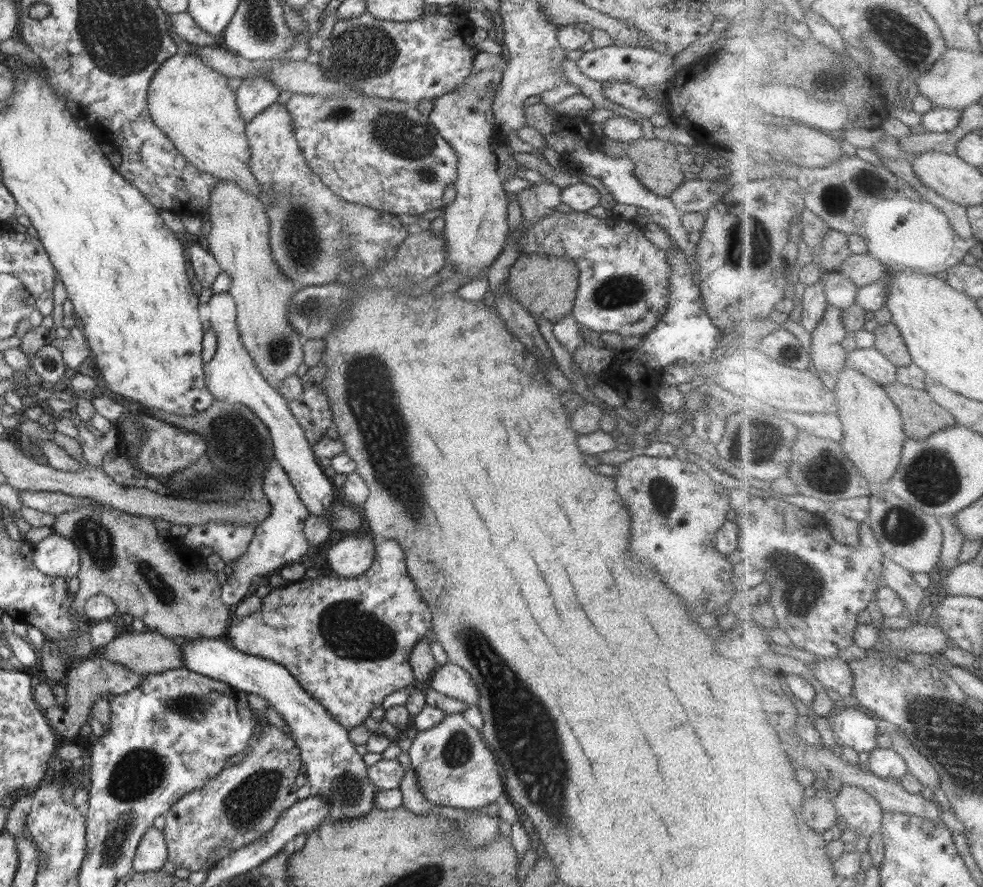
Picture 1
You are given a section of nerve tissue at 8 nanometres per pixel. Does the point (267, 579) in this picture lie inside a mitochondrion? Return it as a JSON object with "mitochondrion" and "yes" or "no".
{"mitochondrion":"no"}

